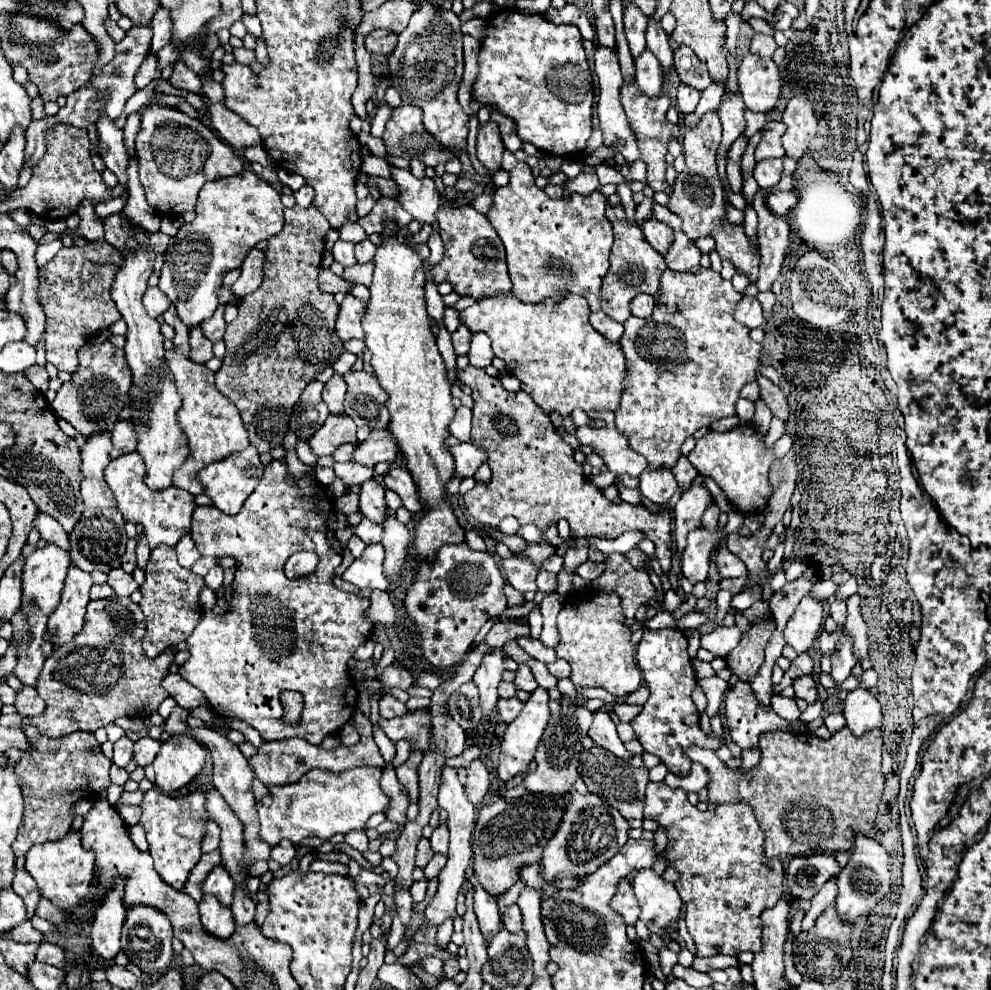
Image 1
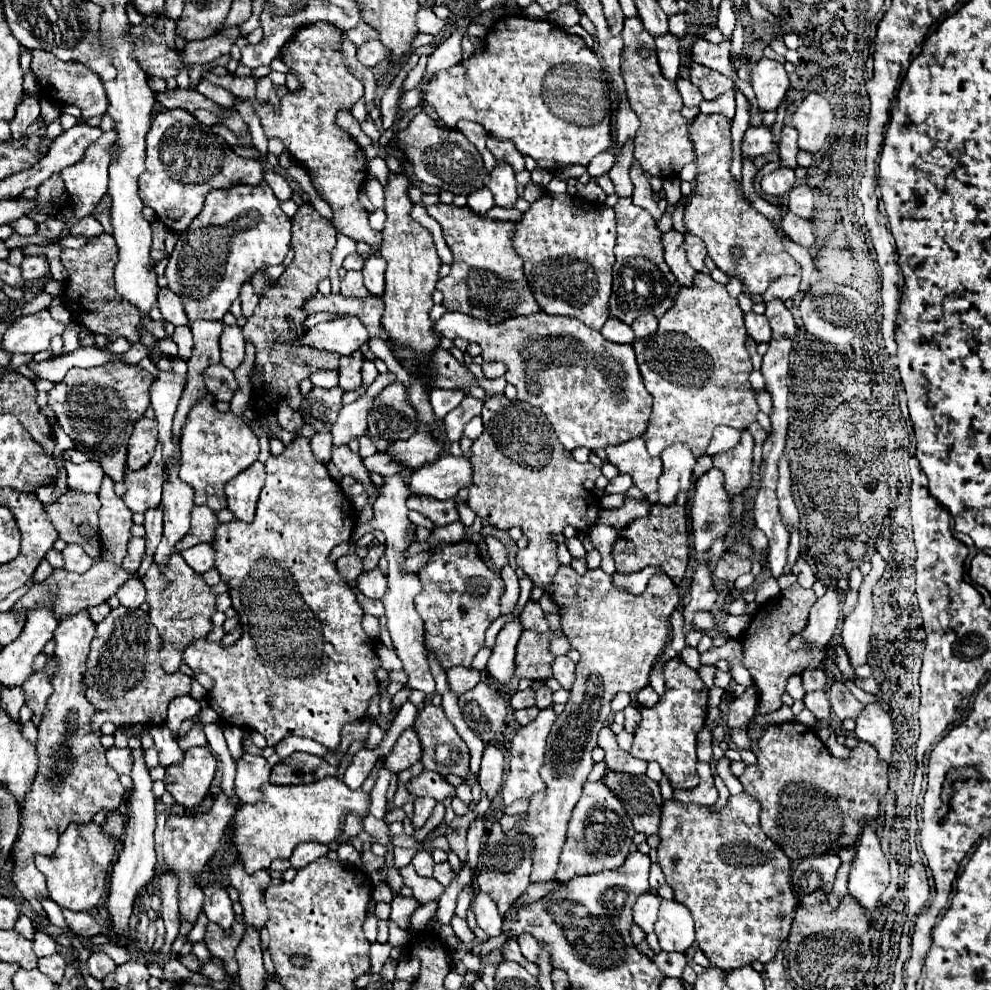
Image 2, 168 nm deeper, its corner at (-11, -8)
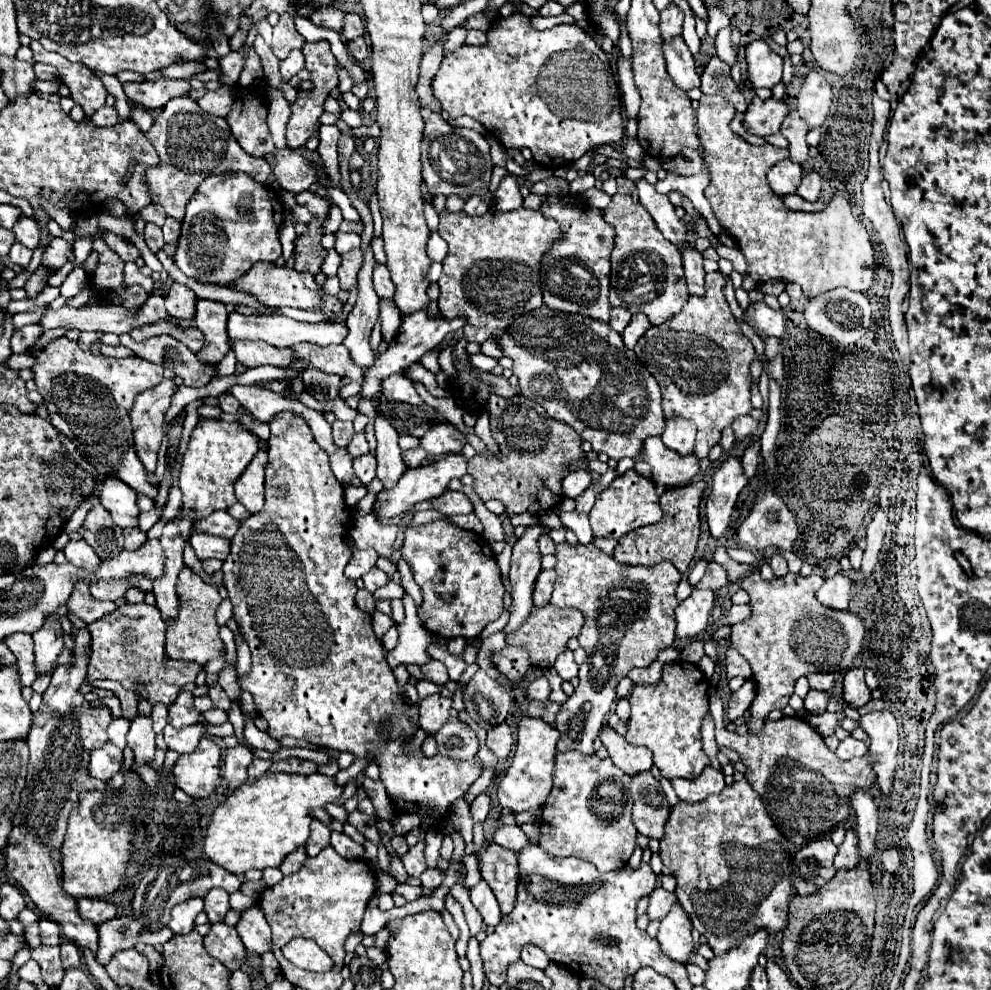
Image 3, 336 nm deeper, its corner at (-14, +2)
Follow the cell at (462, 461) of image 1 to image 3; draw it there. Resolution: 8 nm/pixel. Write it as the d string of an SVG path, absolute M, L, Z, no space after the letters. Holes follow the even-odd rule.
M450 453L450 455L444 455L444 457L436 459L434 463L428 463L428 465L416 467L416 469L406 469L406 473L400 477L400 481L398 481L398 485L394 489L382 489L378 493L378 499L374 503L376 517L378 519L394 517L394 515L400 515L404 511L408 511L410 505L414 505L418 501L440 497L448 489L450 479L454 479L454 477L460 479L466 473L466 467L468 467L468 461L466 461L466 457L462 453Z

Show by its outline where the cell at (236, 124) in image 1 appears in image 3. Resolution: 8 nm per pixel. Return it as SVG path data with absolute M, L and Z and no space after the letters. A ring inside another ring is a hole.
M158 79L158 81L144 81L144 83L126 83L124 93L128 101L142 105L146 109L160 109L172 97L188 95L190 83L182 79Z

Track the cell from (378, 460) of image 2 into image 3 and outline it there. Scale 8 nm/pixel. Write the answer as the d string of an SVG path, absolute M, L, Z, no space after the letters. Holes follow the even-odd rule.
M408 449L408 451L402 451L402 459L408 467L418 467L424 459L428 457L428 453L424 449Z

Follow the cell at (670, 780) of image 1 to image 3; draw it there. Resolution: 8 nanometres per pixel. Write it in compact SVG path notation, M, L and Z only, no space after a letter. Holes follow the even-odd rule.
M708 765L696 779L672 779L672 787L682 801L698 803L708 795L716 795L724 789L724 775Z

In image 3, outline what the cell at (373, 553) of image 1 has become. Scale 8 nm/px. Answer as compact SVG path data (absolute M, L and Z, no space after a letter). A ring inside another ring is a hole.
M372 567L372 569L362 577L362 581L364 581L364 587L372 593L372 591L376 591L378 587L382 587L382 585L388 583L388 575L386 575L384 571L380 571L378 567Z

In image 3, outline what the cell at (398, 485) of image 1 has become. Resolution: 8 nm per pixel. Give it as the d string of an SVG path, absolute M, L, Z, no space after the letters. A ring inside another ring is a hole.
M446 491L444 495L436 497L430 501L434 511L440 511L444 515L460 515L460 513L470 513L472 505L468 497L460 491Z

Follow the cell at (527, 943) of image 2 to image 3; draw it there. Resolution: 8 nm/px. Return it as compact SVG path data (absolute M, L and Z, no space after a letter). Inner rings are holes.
M524 947L522 949L522 961L526 965L538 967L538 969L546 969L548 967L548 957L538 947Z

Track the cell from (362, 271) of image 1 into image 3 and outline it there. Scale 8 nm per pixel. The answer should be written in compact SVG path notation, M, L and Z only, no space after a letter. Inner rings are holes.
M352 249L352 251L342 255L342 265L338 269L338 279L340 279L340 289L342 291L348 291L356 283L362 259L364 257L362 257L360 249Z

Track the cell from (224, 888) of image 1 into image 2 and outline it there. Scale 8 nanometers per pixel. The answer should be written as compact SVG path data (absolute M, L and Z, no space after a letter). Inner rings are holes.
M211 883L203 887L205 893L205 903L203 903L203 913L211 923L221 925L223 929L229 929L235 921L235 913L231 907L231 899L227 895L227 889L223 889L219 883Z

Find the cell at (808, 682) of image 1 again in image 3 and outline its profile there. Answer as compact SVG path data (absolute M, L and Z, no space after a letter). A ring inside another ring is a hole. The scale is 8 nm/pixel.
M810 689L808 695L806 695L806 699L804 699L804 707L806 707L812 715L818 715L818 713L824 713L824 711L826 711L828 701L830 701L830 695L828 695L828 693Z

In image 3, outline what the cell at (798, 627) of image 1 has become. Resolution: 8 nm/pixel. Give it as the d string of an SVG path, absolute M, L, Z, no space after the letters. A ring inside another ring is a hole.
M838 573L824 581L824 585L816 591L816 599L834 611L846 611L850 603L850 589L852 581L846 575Z

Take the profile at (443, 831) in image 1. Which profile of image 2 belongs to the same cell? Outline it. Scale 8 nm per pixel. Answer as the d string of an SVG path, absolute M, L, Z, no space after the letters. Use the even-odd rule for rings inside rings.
M441 863L441 865L435 865L435 871L433 871L433 879L437 879L441 885L449 885L453 881L453 871L449 867L449 863Z

